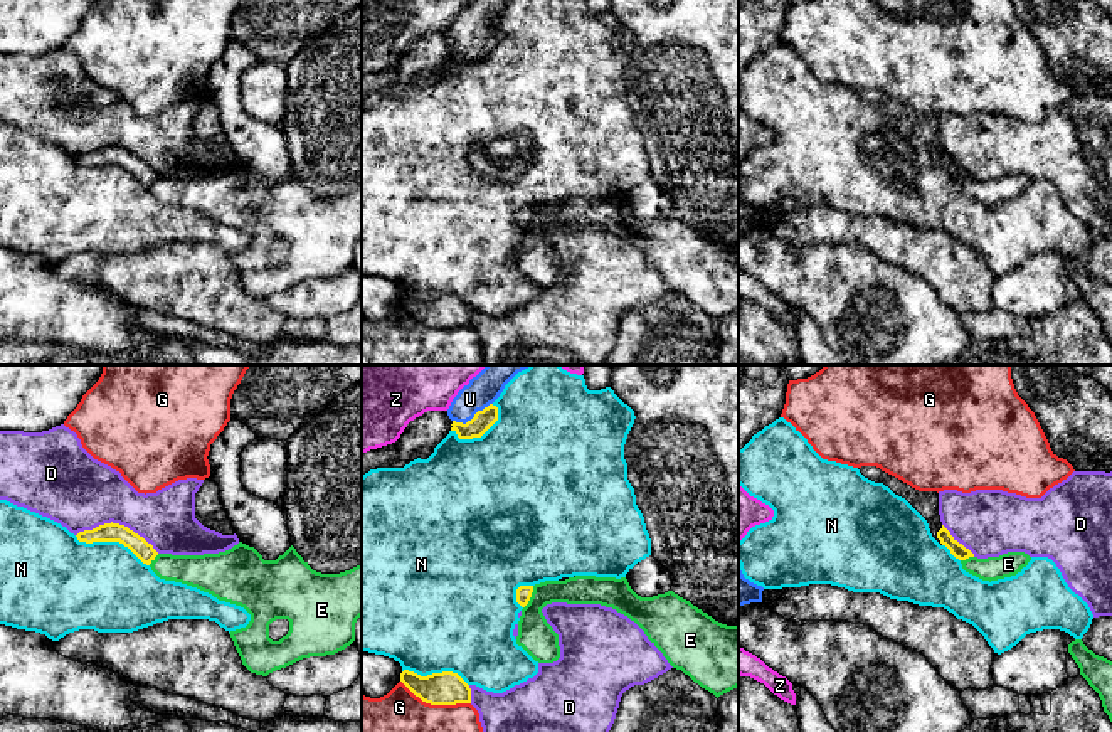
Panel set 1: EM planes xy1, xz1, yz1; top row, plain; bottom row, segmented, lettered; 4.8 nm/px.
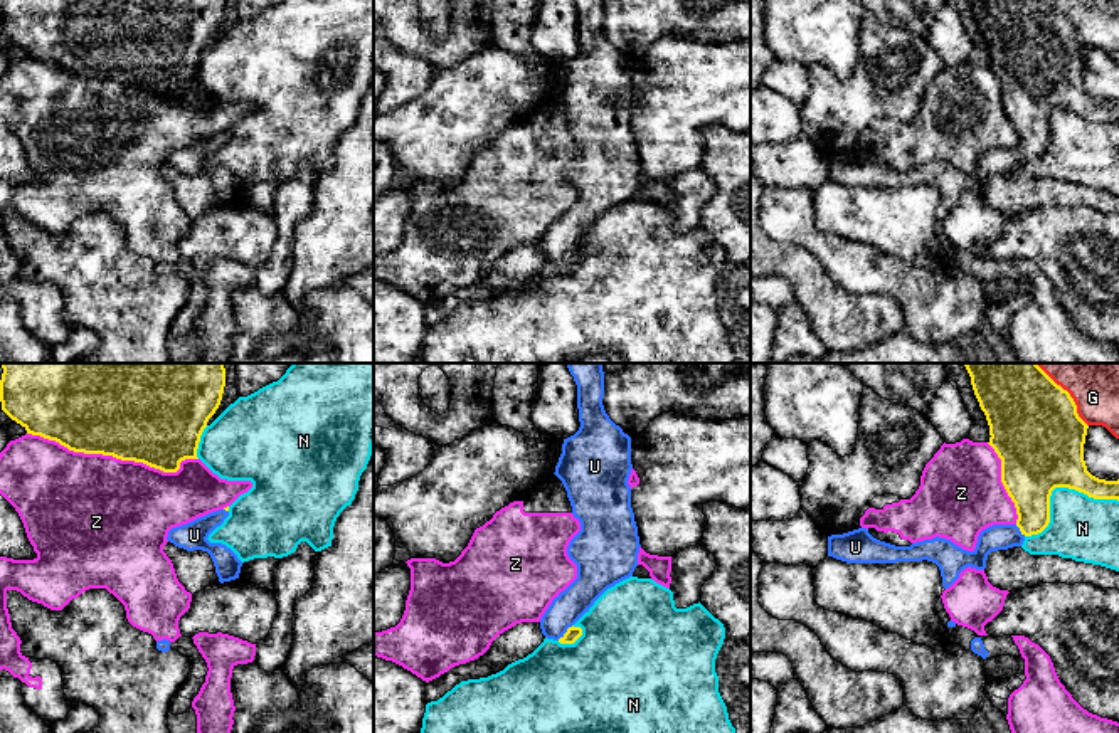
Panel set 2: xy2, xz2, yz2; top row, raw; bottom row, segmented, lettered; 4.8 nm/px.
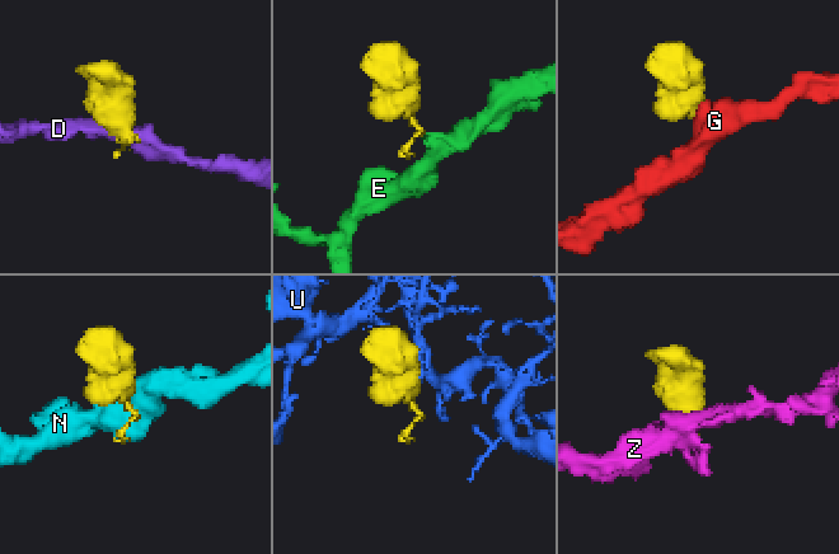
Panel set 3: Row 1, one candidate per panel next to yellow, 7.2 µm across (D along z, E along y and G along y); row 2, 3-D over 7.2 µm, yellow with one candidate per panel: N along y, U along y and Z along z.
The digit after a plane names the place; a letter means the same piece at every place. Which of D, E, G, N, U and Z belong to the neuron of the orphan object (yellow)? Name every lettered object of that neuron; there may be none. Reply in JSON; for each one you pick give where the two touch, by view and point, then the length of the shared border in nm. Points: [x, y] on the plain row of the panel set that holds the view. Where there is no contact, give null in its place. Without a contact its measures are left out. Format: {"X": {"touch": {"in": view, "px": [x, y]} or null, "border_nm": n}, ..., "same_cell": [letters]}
{"U": {"touch": {"in": "xz1", "px": [473, 41]}, "border_nm": 220}, "same_cell": ["U"]}

